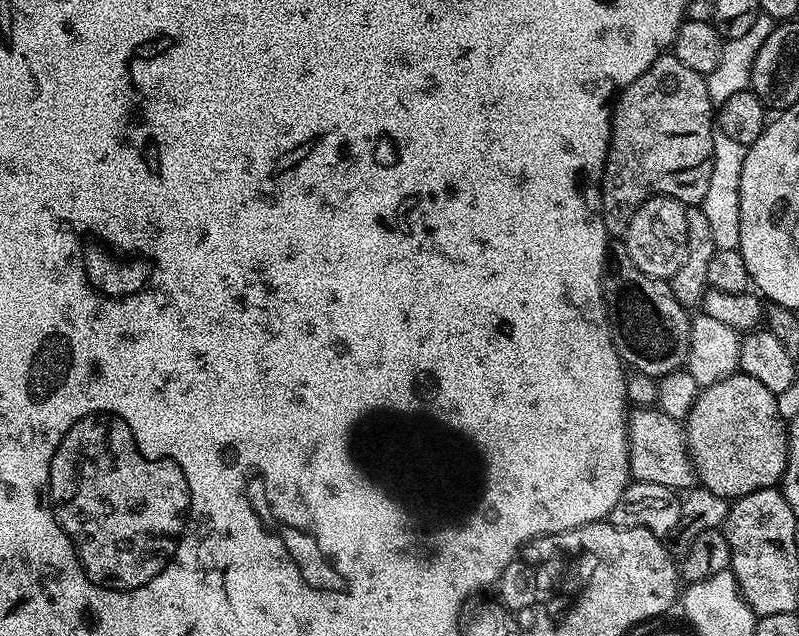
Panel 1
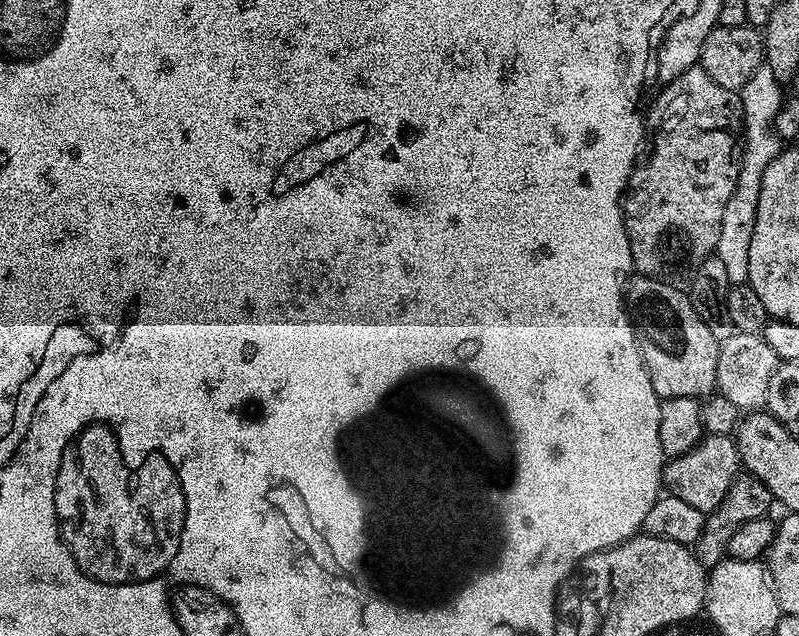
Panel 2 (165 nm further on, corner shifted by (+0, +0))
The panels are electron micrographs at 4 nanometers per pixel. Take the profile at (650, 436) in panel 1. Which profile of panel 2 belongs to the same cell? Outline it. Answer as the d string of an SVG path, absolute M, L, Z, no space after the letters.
M705 435L696 447L686 454L671 457L664 466L663 487L682 502L690 502L698 511L705 514L719 506L737 476L741 475L740 452L732 436Z

